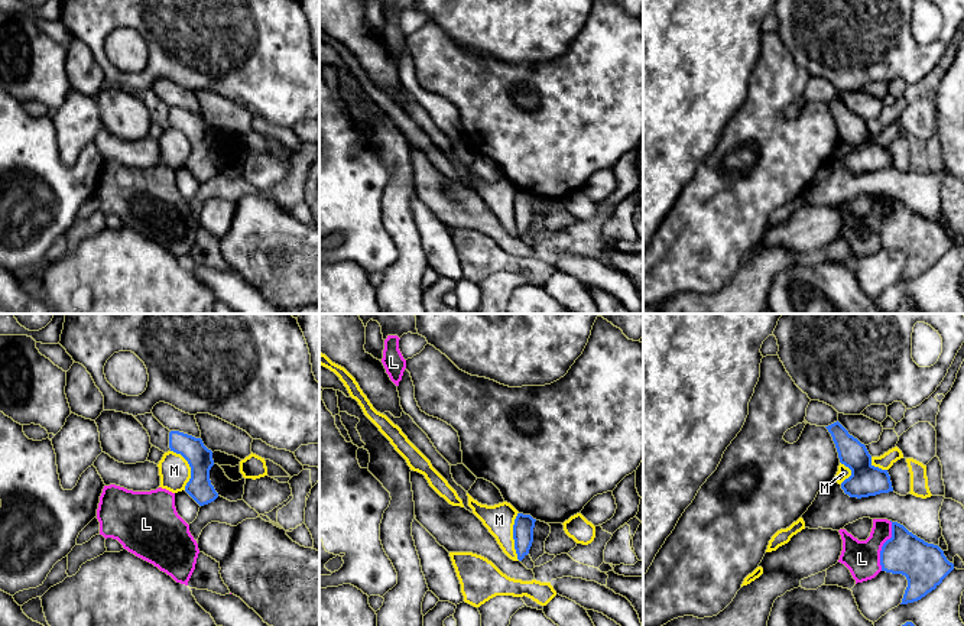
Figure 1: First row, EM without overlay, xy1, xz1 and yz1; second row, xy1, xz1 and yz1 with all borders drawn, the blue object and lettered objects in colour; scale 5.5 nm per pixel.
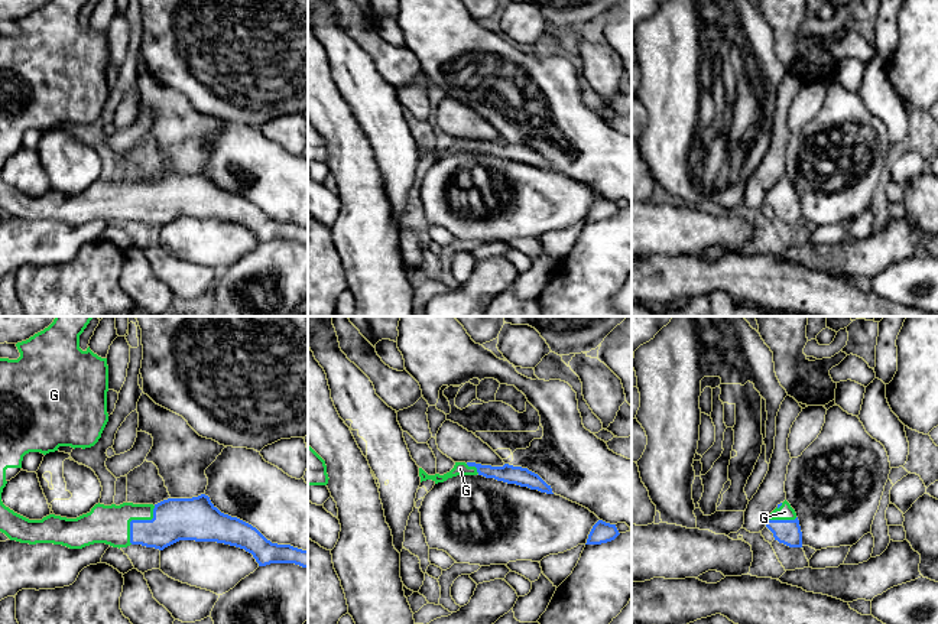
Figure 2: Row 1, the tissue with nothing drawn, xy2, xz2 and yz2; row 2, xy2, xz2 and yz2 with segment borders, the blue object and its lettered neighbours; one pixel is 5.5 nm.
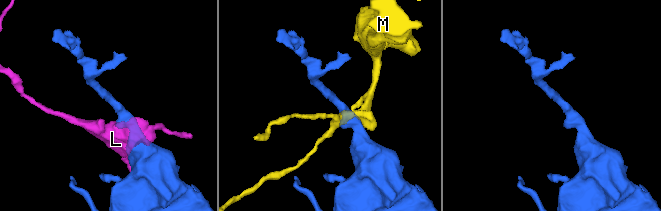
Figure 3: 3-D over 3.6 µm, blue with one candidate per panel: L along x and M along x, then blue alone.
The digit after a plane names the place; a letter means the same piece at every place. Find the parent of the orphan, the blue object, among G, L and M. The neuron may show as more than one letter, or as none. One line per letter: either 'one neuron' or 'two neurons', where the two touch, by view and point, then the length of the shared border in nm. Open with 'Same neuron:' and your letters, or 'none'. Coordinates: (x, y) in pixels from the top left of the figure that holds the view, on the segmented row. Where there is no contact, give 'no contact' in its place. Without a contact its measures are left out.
Same neuron: G
G: one neuron; contact xy2 (136, 520); length 260 nm
L: two neurons; contact yz1 (883, 545); length 280 nm
M: two neurons; contact xz1 (513, 537); length 280 nm

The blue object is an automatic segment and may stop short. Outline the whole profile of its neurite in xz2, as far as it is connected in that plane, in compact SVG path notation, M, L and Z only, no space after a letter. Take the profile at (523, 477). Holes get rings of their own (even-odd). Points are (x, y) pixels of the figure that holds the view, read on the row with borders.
M455 462L454 468L444 475L439 474L428 475L422 468L419 468L421 482L432 480L435 484L438 484L457 475L477 475L477 474L507 484L516 484L520 487L528 487L530 490L538 490L541 493L554 494L551 485L548 485L538 474L529 471L528 468L513 467L509 464L504 464L503 467L491 467L476 462L467 462L467 464Z

